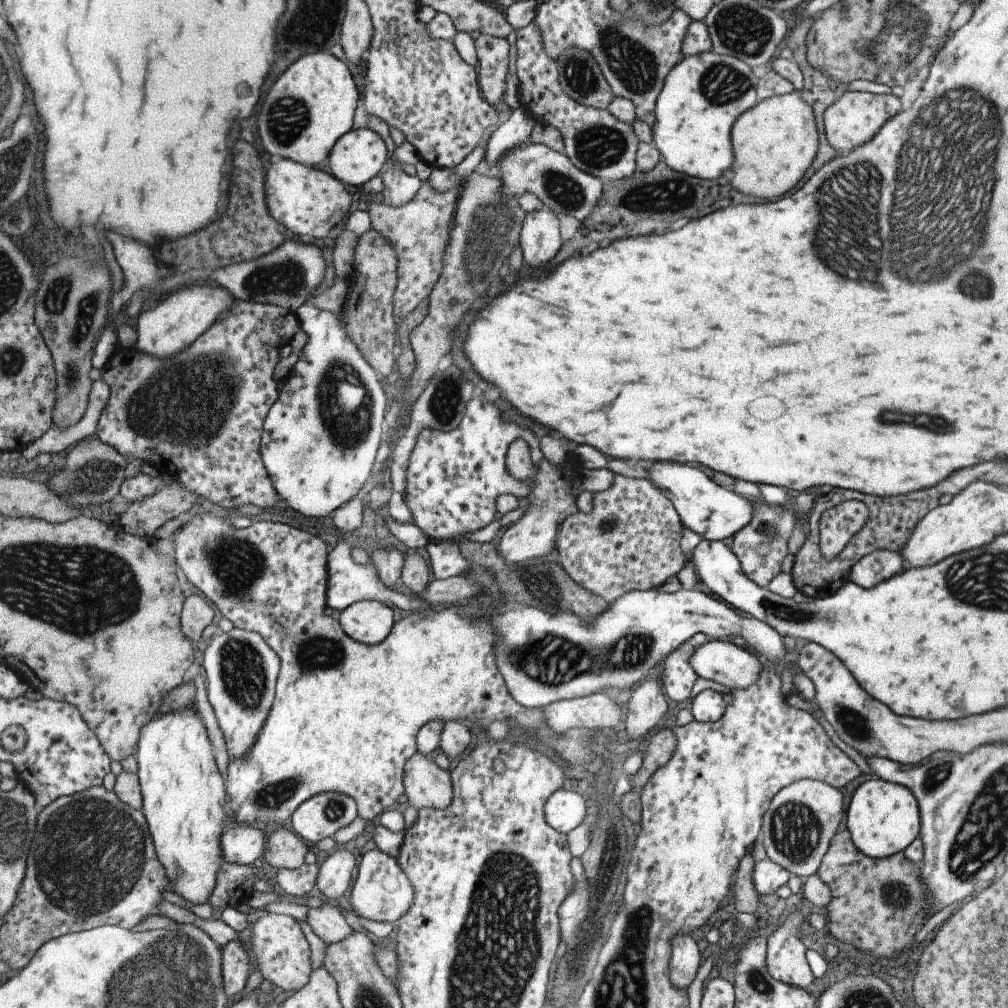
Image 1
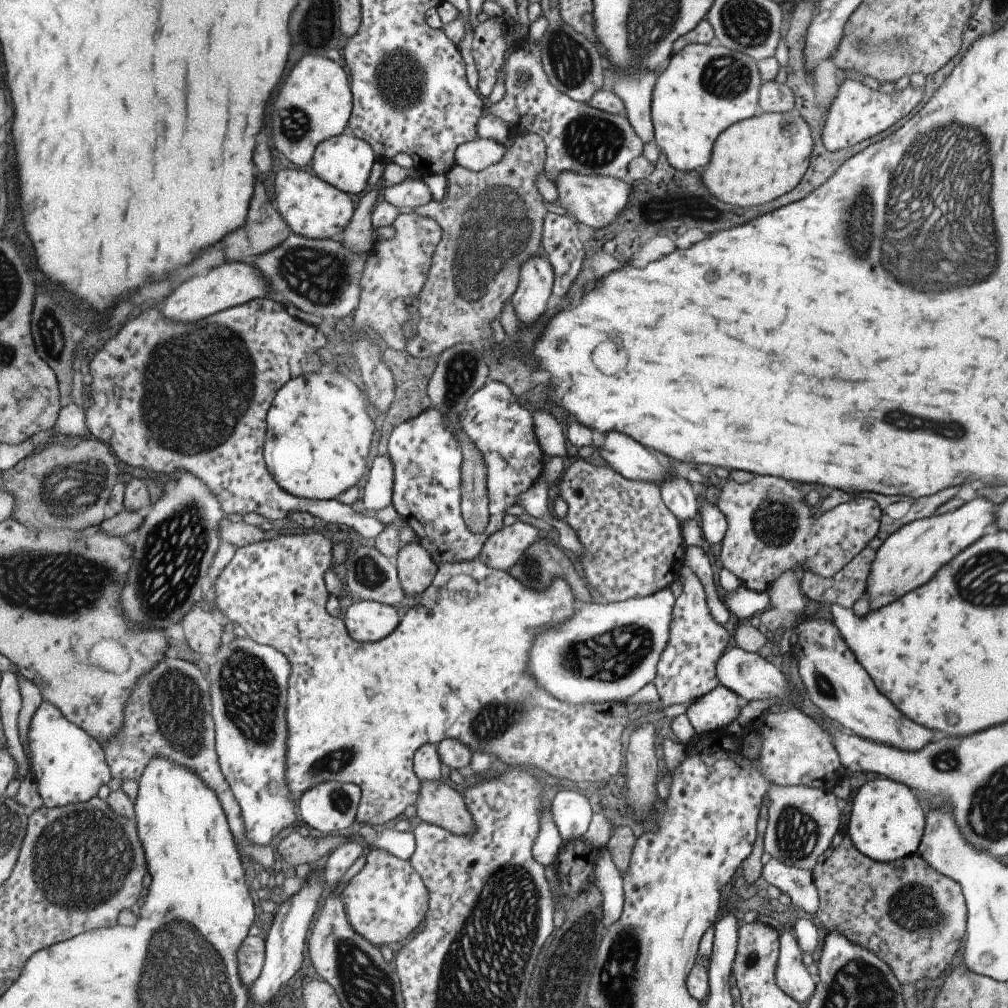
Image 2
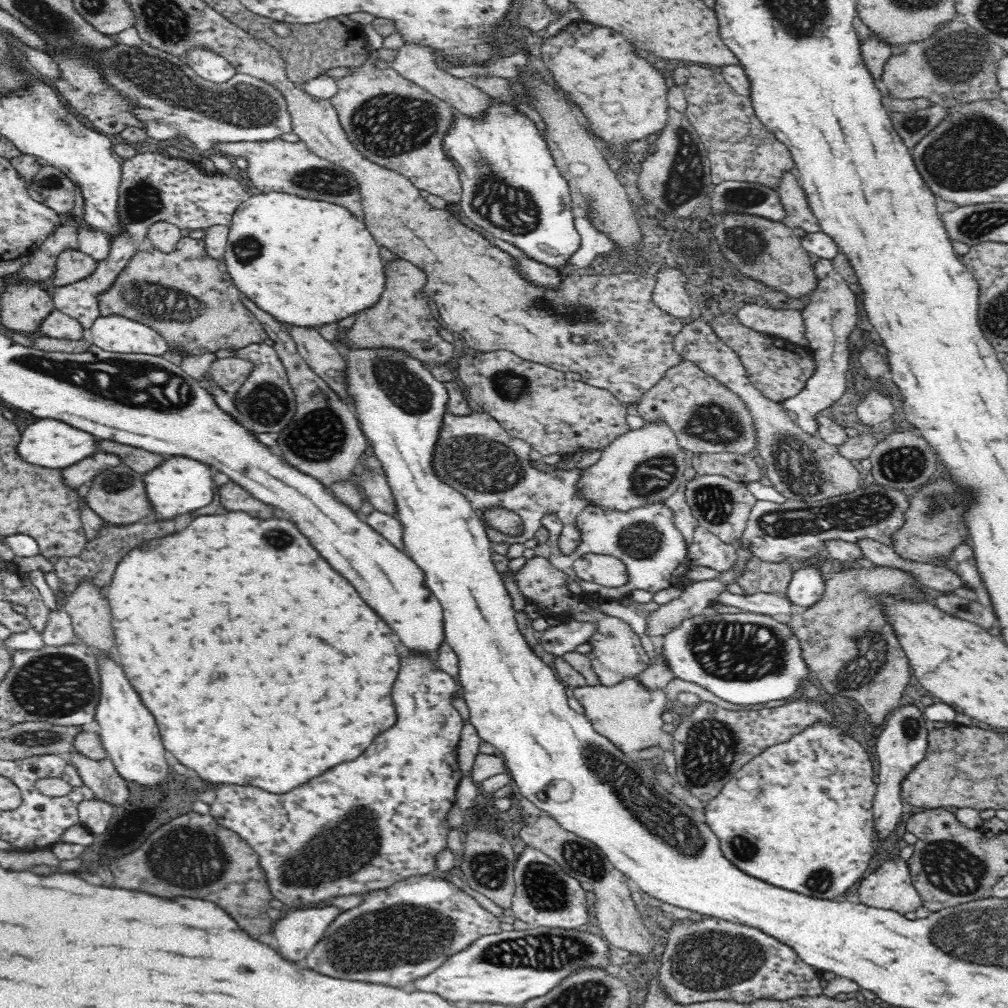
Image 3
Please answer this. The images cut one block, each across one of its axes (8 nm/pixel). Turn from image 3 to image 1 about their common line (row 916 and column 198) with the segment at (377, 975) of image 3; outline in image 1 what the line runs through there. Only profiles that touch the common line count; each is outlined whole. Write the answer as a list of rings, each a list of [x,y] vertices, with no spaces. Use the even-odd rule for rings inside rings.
[[[237,302],[225,320],[215,322],[191,348],[171,356],[157,358],[135,348],[117,350],[101,368],[101,378],[113,388],[109,406],[101,416],[99,440],[117,448],[131,462],[141,460],[169,474],[187,490],[205,500],[237,510],[255,504],[271,508],[283,496],[277,492],[263,458],[265,420],[281,398],[283,382],[275,382],[275,368],[281,362],[281,348],[303,330],[297,312],[257,302]]]

